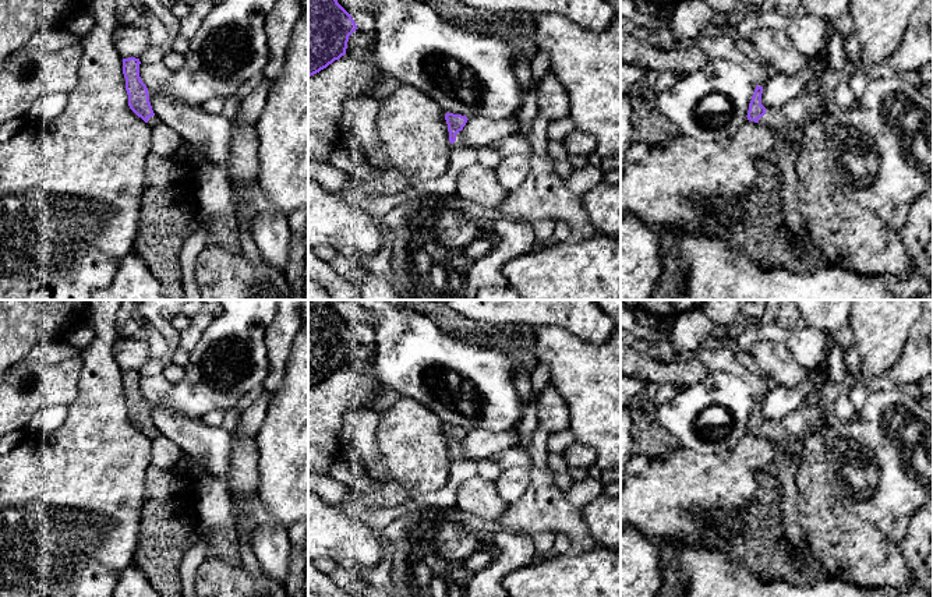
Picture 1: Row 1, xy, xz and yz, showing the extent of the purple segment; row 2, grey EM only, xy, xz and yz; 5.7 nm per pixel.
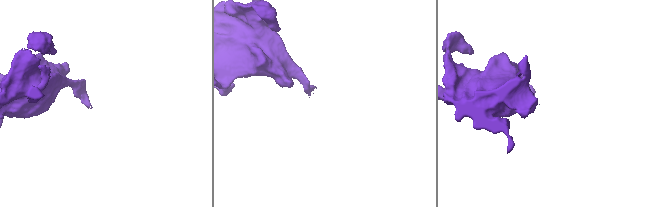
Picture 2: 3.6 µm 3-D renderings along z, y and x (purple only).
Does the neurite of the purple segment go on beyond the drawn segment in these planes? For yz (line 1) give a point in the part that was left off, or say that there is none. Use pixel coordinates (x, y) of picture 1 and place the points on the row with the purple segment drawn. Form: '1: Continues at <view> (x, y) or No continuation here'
1: Continues at yz (788, 135)

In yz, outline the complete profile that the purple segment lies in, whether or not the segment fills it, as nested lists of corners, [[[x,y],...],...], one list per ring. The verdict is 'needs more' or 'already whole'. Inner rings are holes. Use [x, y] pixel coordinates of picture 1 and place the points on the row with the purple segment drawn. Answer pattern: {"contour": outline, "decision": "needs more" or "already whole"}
{"contour": [[[756,85],[749,103],[748,120],[768,126],[775,138],[774,152],[781,173],[781,215],[788,227],[789,239],[806,236],[809,229],[799,209],[796,159],[799,156],[803,130],[788,120],[781,109],[766,109],[761,105],[763,86]]], "decision": "needs more"}

